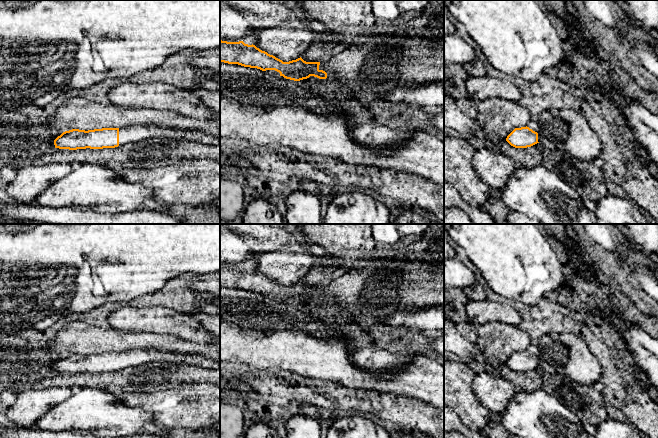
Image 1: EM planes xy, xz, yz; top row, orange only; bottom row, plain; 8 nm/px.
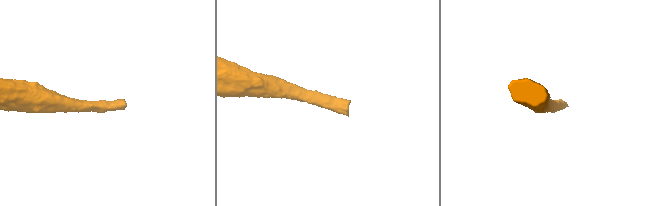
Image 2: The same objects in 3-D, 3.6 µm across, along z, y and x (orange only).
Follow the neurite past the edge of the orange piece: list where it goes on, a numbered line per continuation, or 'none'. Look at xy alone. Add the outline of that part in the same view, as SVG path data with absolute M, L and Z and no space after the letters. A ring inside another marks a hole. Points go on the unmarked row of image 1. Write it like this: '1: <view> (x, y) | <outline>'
1: xy (131, 358) | M136 349L119 352L119 370L148 363L173 363L193 365L206 369L220 369L220 361L202 355L183 355L161 349Z

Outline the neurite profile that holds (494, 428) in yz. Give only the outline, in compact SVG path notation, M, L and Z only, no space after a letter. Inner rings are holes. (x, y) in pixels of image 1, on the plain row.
M491 413L486 426L482 430L488 438L509 438L510 434L504 428L501 414Z

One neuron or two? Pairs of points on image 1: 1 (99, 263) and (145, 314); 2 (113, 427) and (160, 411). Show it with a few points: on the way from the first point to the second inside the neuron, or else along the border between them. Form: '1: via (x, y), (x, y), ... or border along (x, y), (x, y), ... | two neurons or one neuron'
1: border along (128, 302), (116, 306) | two neurons
2: border along (128, 405), (144, 409), (152, 416), (154, 421) | two neurons

